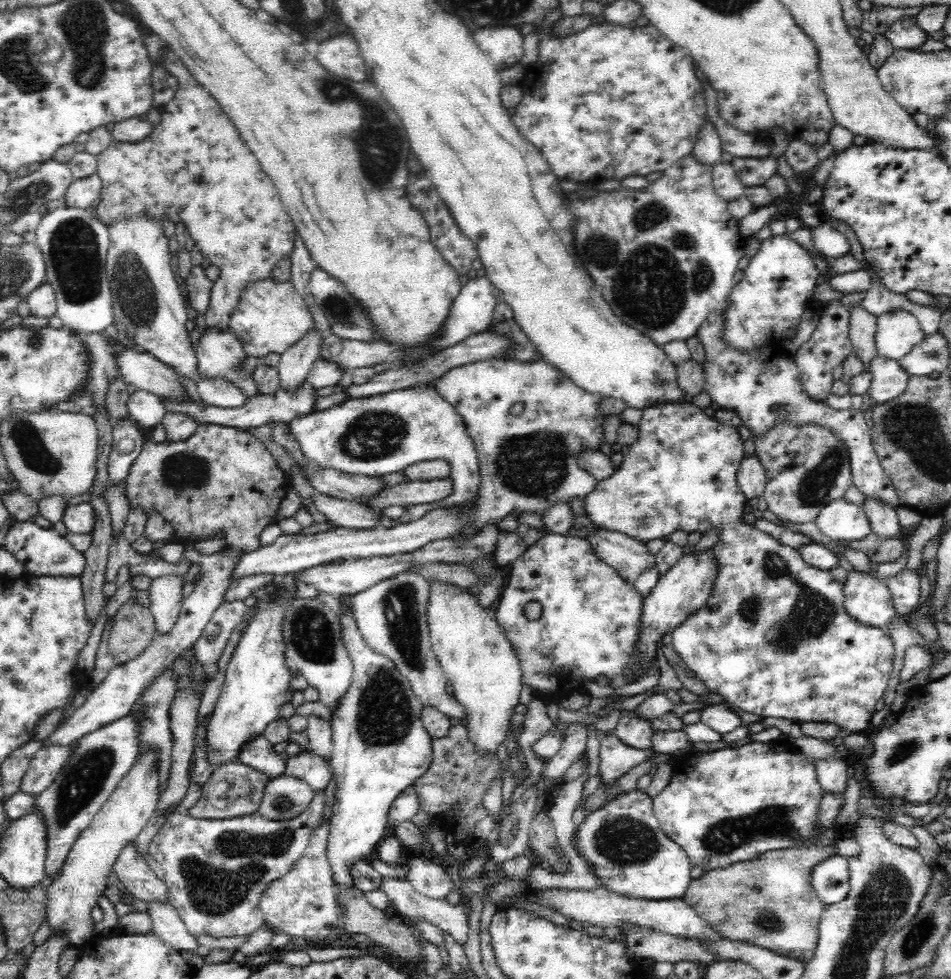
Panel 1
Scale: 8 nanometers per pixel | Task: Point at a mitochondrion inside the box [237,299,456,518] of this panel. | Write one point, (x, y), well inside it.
(373, 435)

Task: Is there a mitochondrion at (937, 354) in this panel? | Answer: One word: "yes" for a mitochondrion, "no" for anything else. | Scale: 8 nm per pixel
yes

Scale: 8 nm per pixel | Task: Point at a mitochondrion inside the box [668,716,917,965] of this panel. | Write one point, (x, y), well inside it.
(774, 821)

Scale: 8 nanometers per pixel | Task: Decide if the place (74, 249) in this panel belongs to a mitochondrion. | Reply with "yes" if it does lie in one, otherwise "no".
yes

